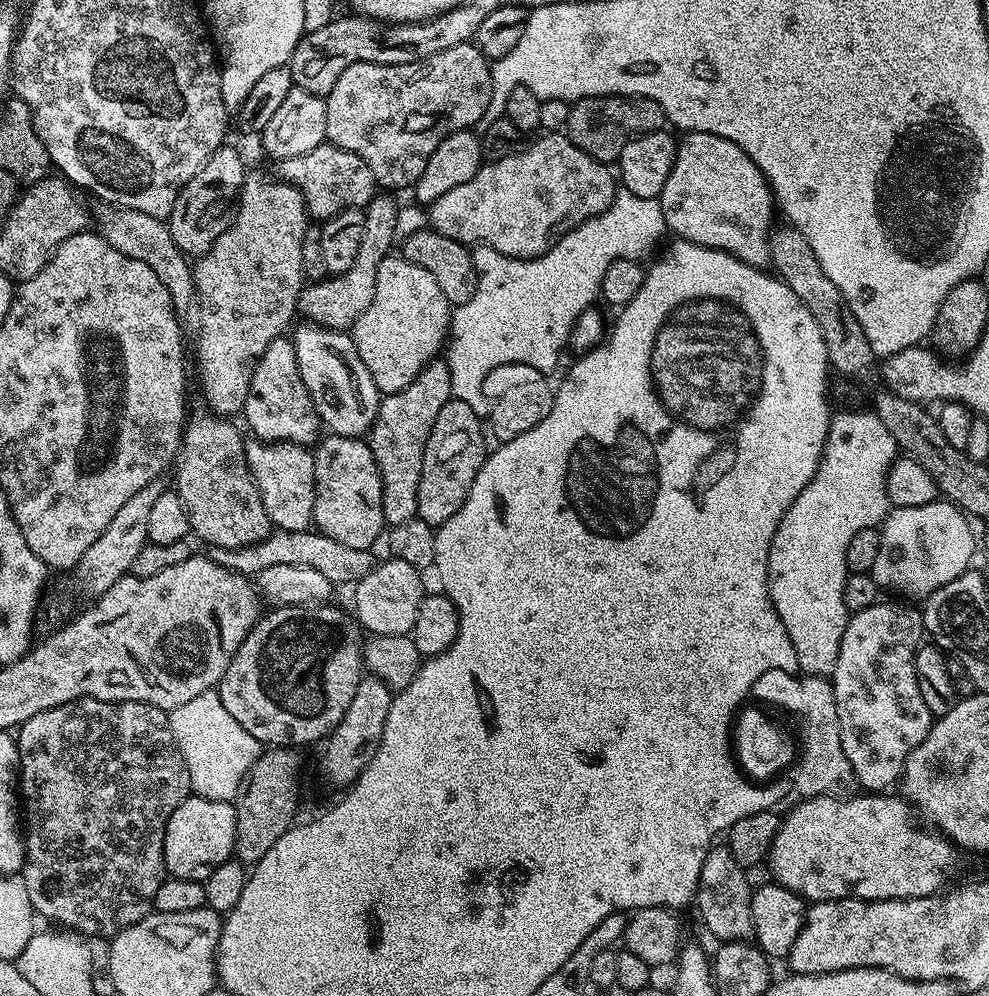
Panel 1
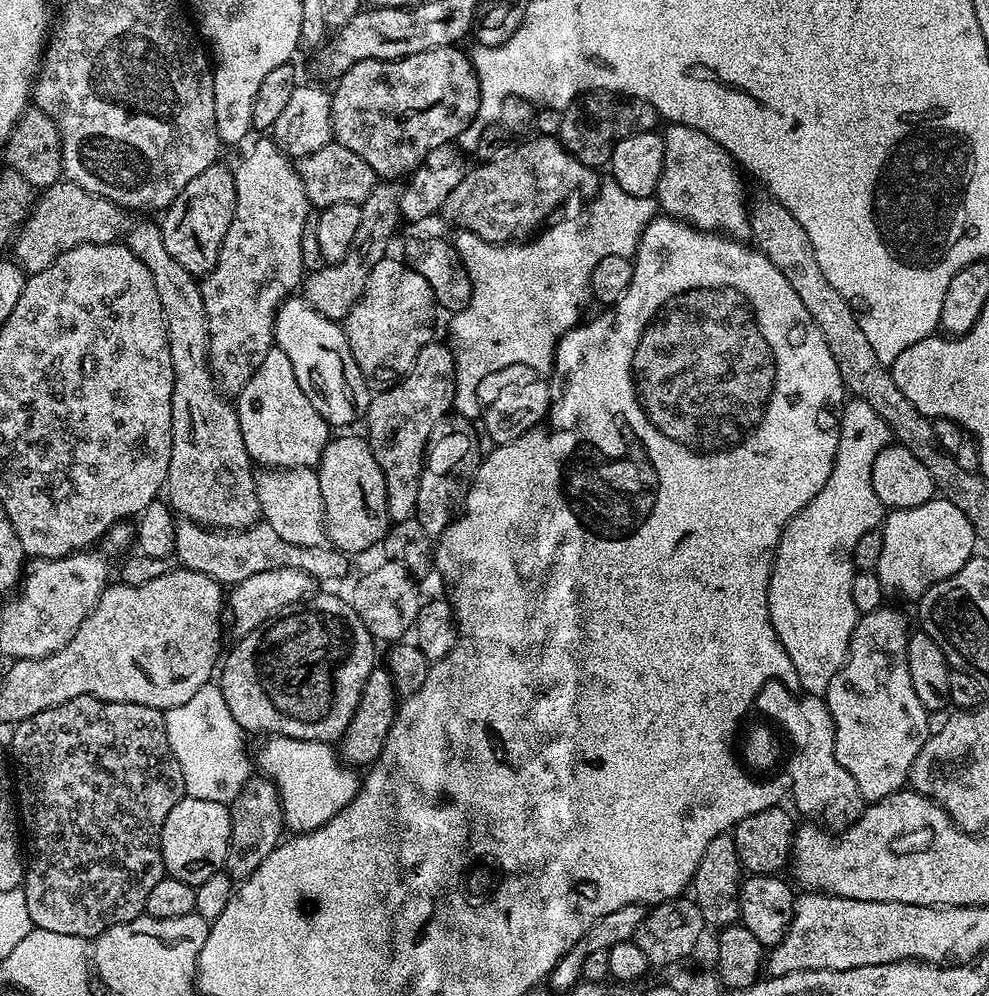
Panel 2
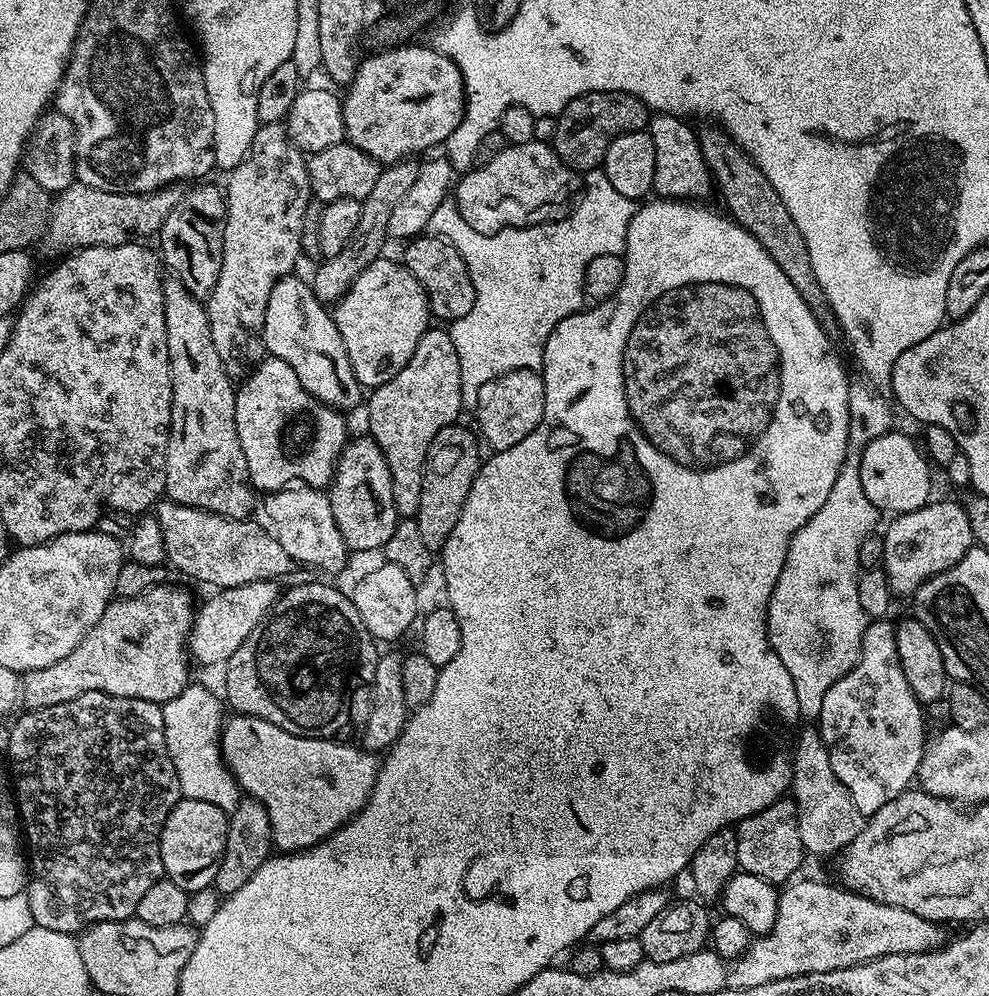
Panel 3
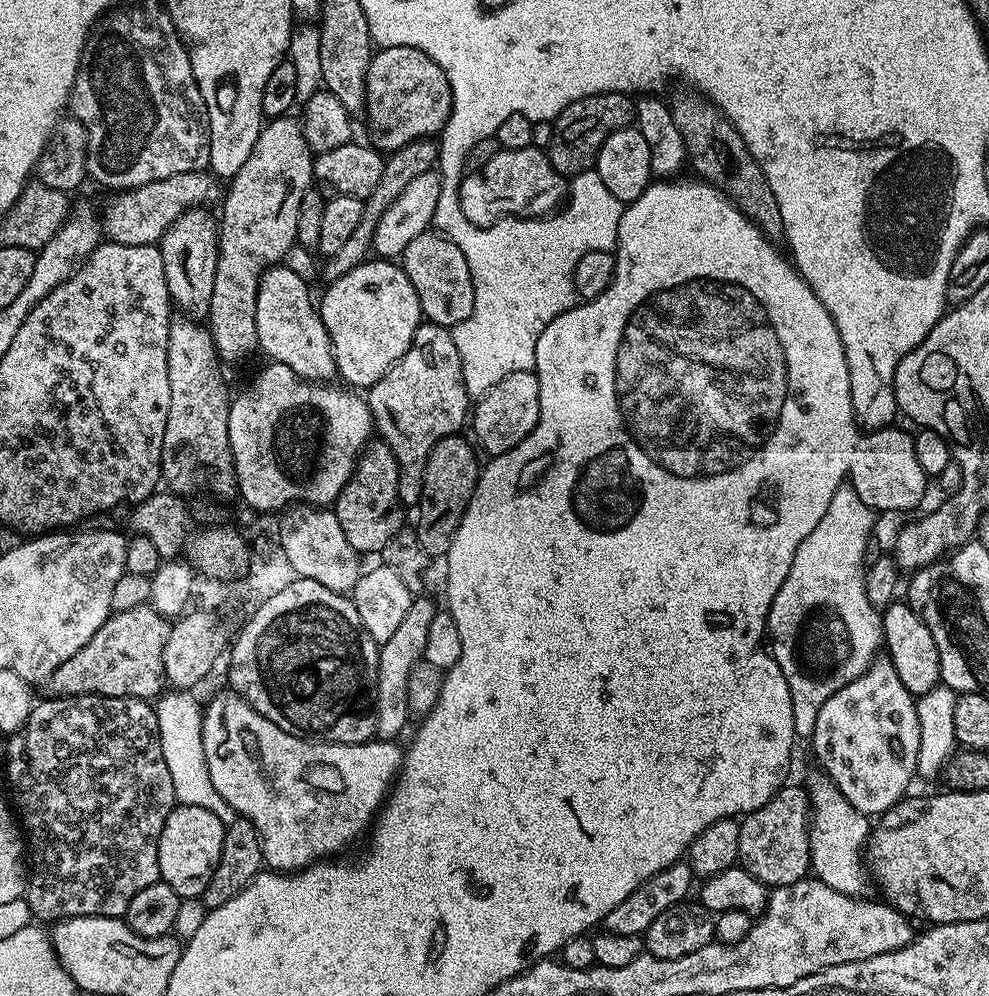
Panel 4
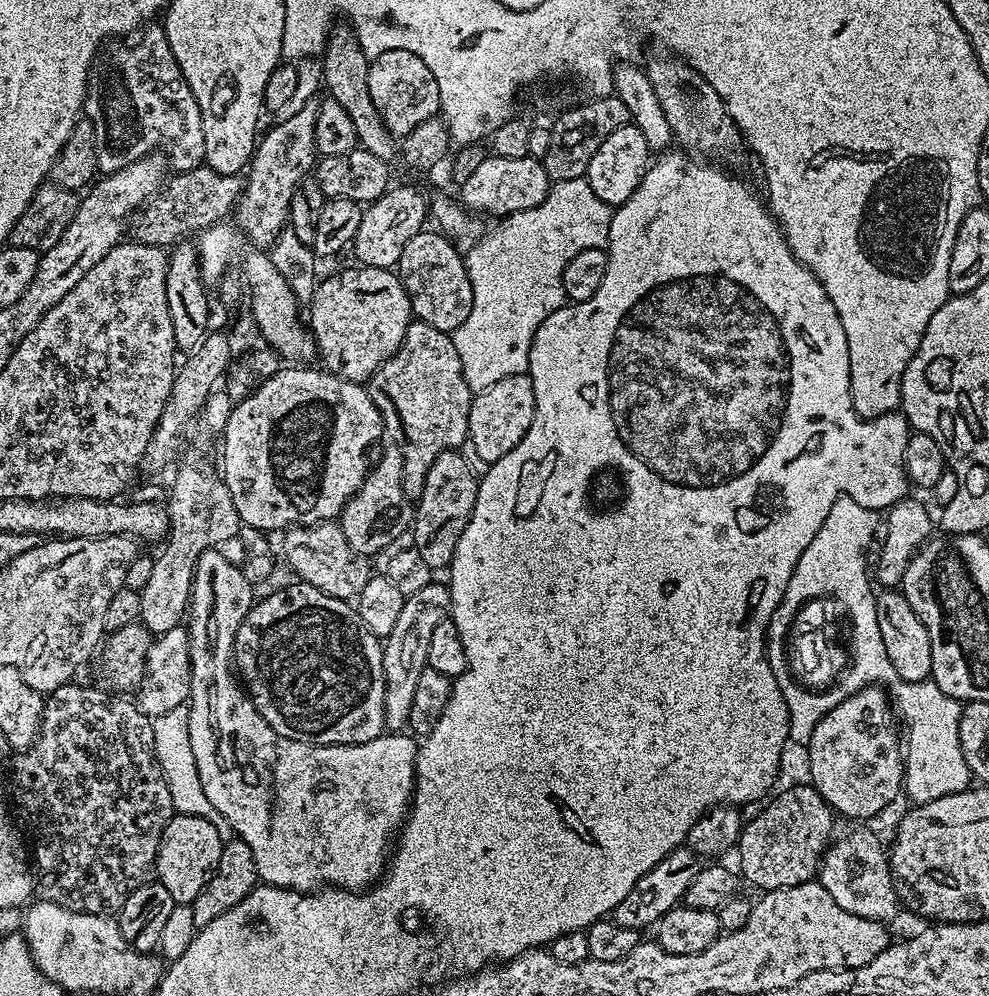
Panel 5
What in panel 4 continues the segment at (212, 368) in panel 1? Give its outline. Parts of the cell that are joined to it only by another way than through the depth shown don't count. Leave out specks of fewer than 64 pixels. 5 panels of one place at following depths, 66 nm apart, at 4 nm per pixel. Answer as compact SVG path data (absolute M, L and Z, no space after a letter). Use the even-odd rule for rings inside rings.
M295 115L278 116L269 119L261 127L258 142L250 150L250 158L238 174L230 177L229 186L222 196L224 213L218 216L220 234L220 257L214 274L214 294L210 298L207 327L216 343L216 354L221 361L244 360L258 348L258 326L256 325L256 299L258 286L268 268L277 267L287 257L288 251L297 247L298 214L302 198L313 187L312 166L314 153L304 137L304 126Z

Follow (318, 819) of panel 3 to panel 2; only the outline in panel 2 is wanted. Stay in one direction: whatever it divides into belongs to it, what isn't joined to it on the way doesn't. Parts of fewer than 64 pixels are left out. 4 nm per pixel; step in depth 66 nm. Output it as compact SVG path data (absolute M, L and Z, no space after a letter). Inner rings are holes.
M269 735L265 740L268 741L260 748L258 768L278 790L289 833L318 830L318 826L330 822L334 814L342 811L360 789L362 780L357 769L345 764L331 743L274 735Z

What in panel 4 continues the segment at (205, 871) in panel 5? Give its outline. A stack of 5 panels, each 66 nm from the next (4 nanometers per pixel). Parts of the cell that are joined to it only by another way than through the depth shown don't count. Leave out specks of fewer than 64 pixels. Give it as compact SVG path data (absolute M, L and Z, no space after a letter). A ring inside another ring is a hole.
M179 804L173 808L172 816L166 818L166 826L162 826L162 834L158 838L160 880L168 884L170 890L177 892L181 898L203 897L222 858L225 827L218 814L202 810L202 806Z

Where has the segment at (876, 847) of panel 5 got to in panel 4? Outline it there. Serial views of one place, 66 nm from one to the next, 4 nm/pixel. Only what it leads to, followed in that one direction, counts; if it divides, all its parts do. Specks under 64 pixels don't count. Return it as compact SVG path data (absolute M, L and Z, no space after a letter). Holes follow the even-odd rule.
M815 770L808 776L808 806L810 819L808 837L810 838L811 871L815 879L826 882L830 890L857 898L869 895L870 869L866 863L866 849L870 835L870 820L864 813L854 810L838 786L822 770Z

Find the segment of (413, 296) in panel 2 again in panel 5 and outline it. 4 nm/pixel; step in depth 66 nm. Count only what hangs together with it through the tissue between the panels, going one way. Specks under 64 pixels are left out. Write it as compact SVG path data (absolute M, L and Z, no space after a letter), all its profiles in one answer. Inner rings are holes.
M351 266L319 281L306 308L306 324L312 337L316 339L319 359L324 359L323 367L343 380L366 382L390 358L404 340L409 324L413 323L412 303L408 291L395 271L387 268L365 268Z

